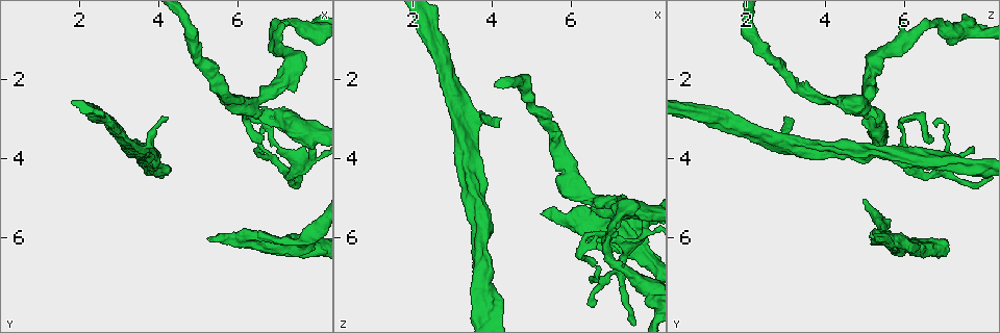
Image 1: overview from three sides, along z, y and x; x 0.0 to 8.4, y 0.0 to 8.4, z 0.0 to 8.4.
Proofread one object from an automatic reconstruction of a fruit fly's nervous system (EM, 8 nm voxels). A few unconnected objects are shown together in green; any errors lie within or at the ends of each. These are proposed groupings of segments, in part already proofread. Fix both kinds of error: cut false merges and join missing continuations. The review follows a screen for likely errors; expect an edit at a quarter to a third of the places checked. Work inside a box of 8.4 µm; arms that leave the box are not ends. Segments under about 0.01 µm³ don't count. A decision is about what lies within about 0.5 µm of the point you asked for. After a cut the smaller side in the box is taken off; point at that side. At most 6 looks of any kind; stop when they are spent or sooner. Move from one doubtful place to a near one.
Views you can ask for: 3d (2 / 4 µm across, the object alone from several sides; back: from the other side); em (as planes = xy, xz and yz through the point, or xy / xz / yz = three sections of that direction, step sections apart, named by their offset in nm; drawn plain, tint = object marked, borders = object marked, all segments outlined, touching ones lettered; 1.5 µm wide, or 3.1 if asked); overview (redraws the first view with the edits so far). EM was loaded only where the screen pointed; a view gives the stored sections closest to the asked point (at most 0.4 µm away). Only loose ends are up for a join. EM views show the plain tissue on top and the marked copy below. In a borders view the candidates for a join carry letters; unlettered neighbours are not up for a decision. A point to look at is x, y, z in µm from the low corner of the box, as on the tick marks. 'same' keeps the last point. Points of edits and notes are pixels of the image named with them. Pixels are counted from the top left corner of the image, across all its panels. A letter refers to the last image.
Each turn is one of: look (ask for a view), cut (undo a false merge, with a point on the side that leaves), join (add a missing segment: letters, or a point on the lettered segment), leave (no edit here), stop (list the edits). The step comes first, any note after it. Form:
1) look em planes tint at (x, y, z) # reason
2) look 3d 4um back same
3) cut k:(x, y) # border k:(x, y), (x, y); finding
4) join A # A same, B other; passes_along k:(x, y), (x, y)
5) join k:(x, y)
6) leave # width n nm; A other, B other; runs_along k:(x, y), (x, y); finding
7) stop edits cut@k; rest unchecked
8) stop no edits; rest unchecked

look em yz step 4 tint at (6.15, 5.80, 5.20) # stops while still wide

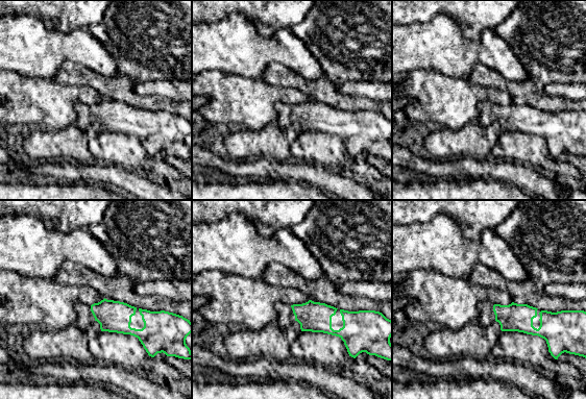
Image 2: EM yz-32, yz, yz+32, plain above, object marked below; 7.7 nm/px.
look em planes borders same

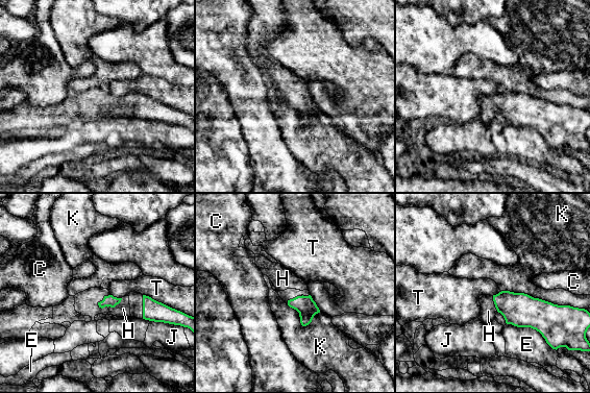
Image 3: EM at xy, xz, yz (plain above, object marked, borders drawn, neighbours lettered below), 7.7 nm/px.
join H # C other, E other, H same, J other, K other, T other; it goes on there

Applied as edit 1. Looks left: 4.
look overview # redraw

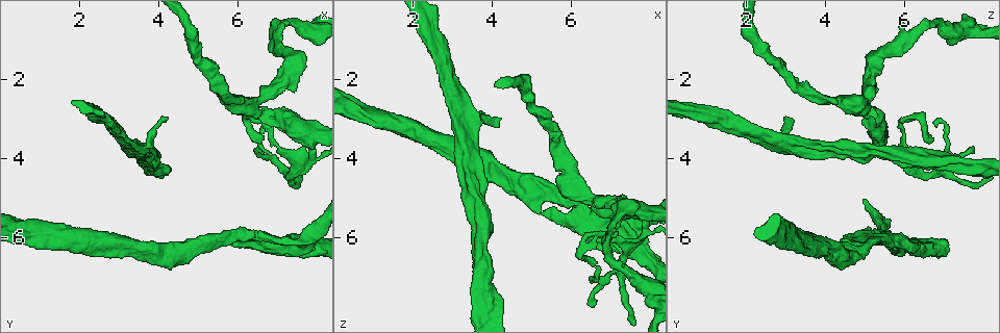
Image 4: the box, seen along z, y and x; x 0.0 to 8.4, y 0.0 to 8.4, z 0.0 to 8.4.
look 3d 2um at (4.20, 2.95, 3.05) # tapers out

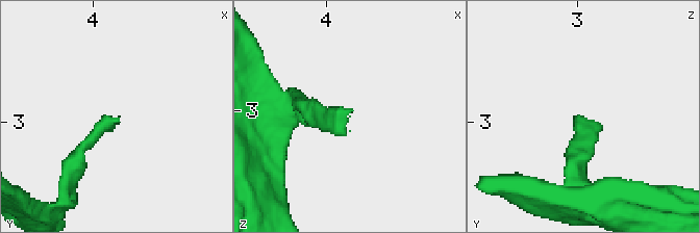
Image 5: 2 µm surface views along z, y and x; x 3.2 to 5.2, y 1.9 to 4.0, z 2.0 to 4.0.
look em yz step 4 tint at (4.20, 2.96, 3.00)

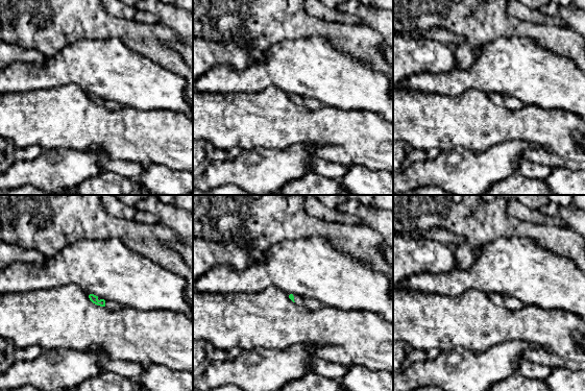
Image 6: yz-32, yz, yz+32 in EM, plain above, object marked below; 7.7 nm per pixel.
look em planes borders same # cut it another way

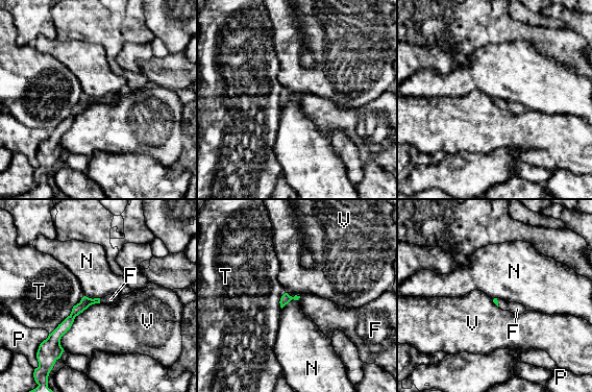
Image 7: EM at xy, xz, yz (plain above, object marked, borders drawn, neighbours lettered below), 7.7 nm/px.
join F # F same, N other, P other, T other, V other; passes_along 7:(85, 301), (99, 300), (110, 299); it goes on there

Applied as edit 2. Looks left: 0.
stop edits join@3, join@7; rest unchecked

